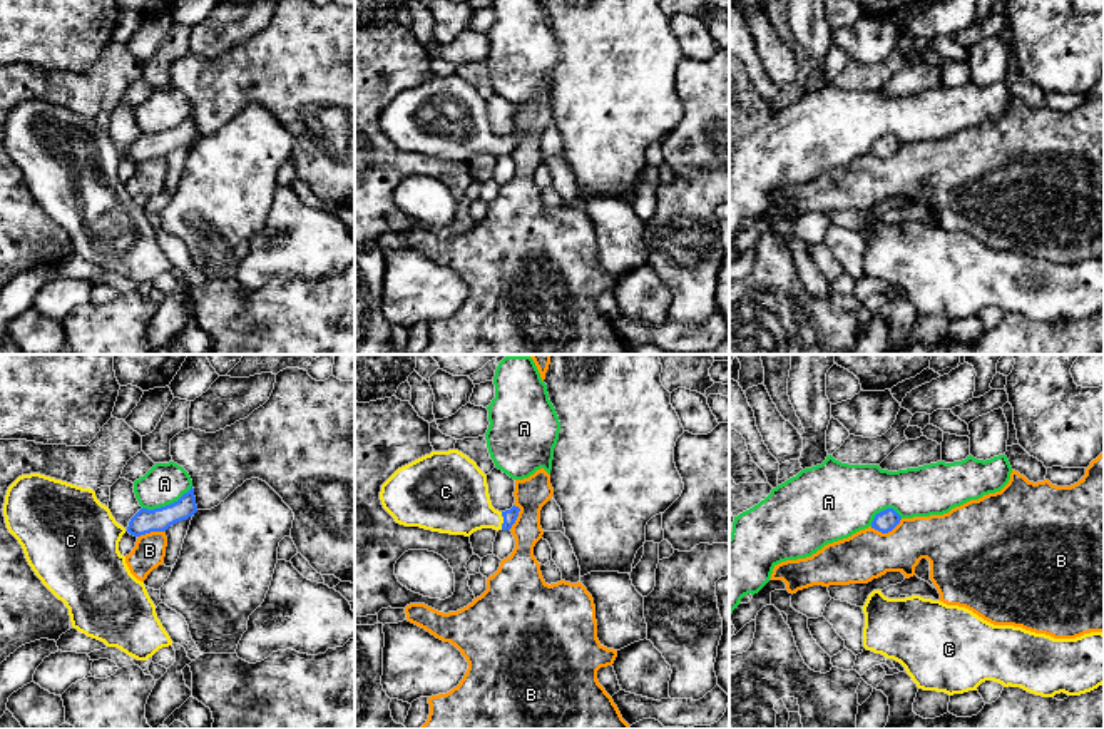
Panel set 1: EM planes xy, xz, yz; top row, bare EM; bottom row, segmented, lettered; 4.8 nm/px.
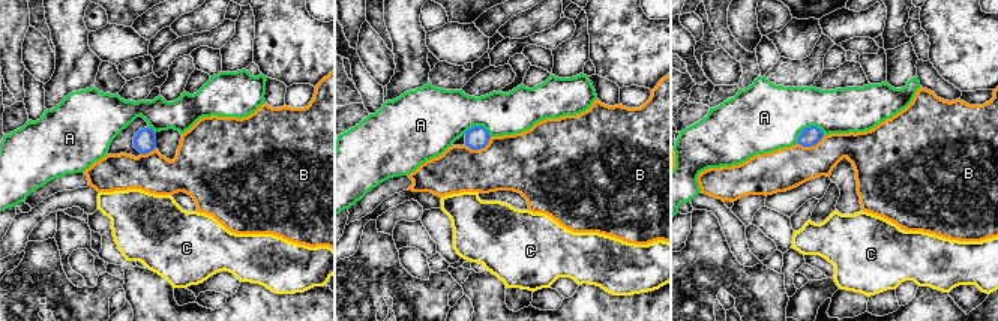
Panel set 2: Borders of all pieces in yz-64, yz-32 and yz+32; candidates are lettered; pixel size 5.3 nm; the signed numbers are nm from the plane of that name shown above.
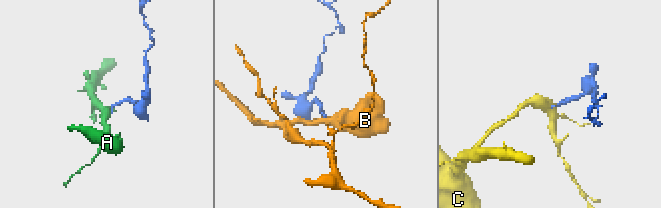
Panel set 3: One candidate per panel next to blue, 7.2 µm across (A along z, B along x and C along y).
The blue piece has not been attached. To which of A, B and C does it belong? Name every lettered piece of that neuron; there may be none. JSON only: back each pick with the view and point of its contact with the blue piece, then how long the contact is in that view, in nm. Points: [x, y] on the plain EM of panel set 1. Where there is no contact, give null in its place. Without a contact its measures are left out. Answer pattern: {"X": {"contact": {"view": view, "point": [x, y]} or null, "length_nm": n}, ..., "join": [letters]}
{"C": {"contact": {"view": "xz", "point": [504, 146]}, "length_nm": 90}, "join": ["C"]}

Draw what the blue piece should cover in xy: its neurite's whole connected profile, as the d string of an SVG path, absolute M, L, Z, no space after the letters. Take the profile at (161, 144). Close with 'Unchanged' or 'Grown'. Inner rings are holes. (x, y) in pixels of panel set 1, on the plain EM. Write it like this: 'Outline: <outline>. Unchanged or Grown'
Outline: M194 114L184 119L177 127L147 135L141 134L129 147L127 157L141 162L151 157L166 157L171 150L187 145L197 137Z. Unchanged

